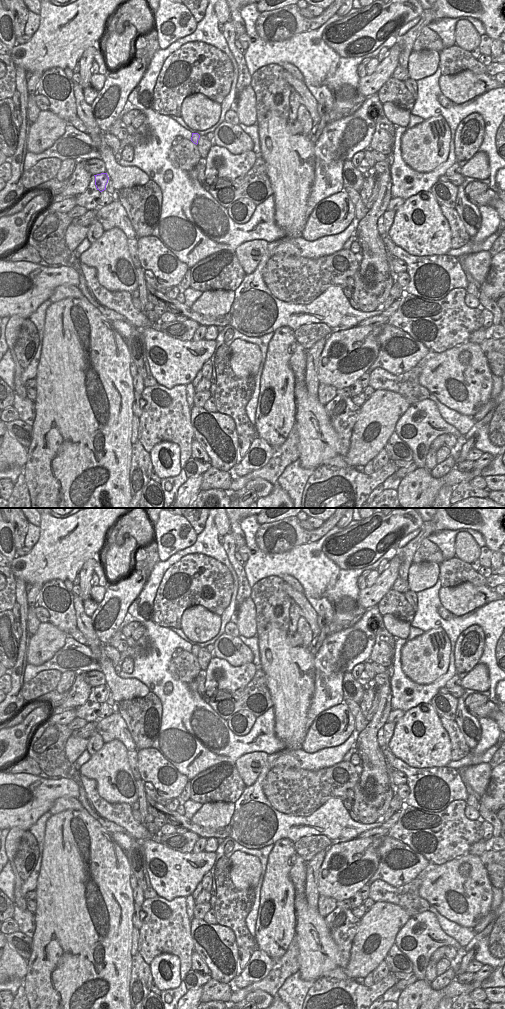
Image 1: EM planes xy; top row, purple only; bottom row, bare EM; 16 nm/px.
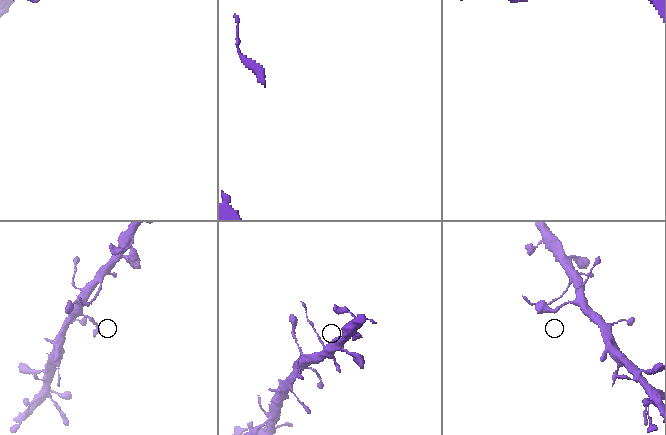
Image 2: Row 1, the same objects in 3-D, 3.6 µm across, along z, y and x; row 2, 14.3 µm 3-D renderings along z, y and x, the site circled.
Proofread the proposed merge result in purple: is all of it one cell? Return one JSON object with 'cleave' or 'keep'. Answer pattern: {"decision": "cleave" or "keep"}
{"decision": "cleave"}

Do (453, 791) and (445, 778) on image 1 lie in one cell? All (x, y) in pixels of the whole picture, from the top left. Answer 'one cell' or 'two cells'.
one cell

